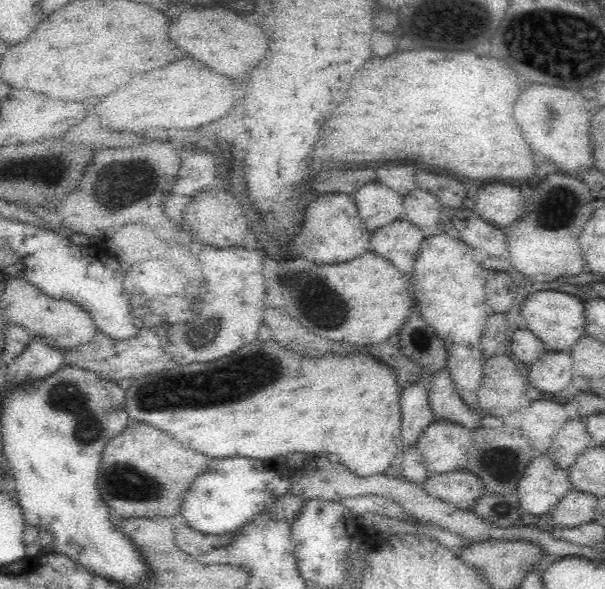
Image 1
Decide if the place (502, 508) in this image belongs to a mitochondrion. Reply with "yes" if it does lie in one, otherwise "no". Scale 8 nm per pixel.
yes

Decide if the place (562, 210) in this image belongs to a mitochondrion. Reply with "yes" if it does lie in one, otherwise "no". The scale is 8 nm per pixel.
yes

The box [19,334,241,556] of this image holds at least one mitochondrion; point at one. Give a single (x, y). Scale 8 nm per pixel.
(66, 397)

